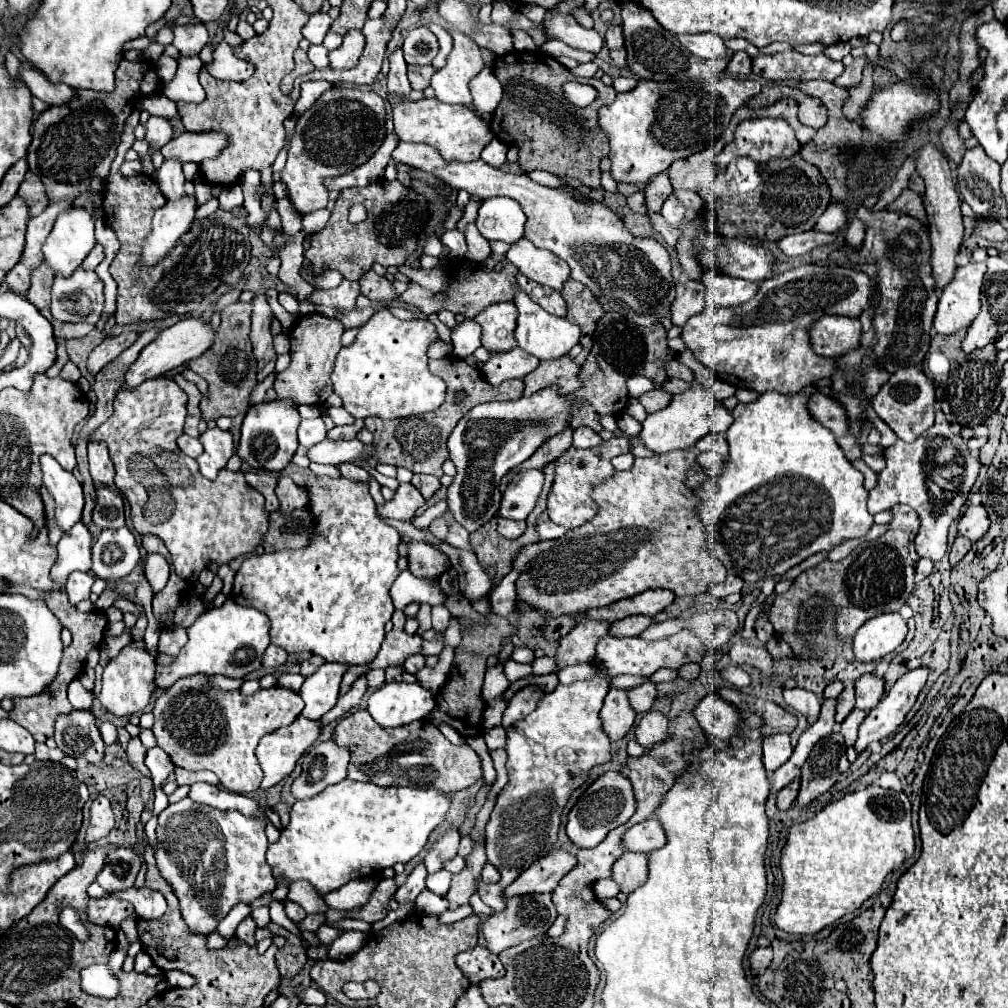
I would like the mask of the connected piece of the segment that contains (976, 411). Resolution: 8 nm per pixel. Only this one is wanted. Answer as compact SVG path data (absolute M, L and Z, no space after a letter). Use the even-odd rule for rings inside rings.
M956 332L956 334L936 334L932 338L930 350L922 362L924 372L928 374L928 378L934 382L936 386L936 396L940 400L942 412L946 414L946 420L952 424L960 424L960 426L976 426L980 424L984 418L988 418L1002 402L1002 390L998 386L1000 382L1000 374L1002 374L1002 366L996 364L996 348L992 344L974 350L972 354L962 352L960 342L964 338L966 332ZM930 352L940 352L948 362L948 368L940 374L930 370Z

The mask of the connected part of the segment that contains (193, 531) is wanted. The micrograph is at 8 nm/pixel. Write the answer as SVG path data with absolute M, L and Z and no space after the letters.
M162 376L146 380L134 388L122 388L114 400L114 414L102 426L98 426L88 440L108 444L110 458L116 466L114 484L130 502L132 524L136 532L158 536L172 556L176 574L188 582L194 582L208 562L228 564L232 558L252 552L268 528L268 512L264 510L262 494L246 484L242 472L230 472L224 468L214 482L202 478L196 460L182 454L176 444L178 436L184 432L184 420L186 394L172 378Z

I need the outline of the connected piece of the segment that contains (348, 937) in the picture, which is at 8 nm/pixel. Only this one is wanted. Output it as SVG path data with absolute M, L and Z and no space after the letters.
M344 932L340 934L332 944L328 944L328 958L330 960L342 960L342 958L350 958L350 954L356 954L364 942L366 942L366 934L362 932Z

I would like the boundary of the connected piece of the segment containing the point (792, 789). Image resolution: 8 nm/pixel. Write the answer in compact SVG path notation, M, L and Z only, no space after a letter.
M796 778L794 782L790 782L786 788L782 788L778 794L776 794L776 802L778 802L778 808L780 810L787 810L795 802L800 788L800 780Z

